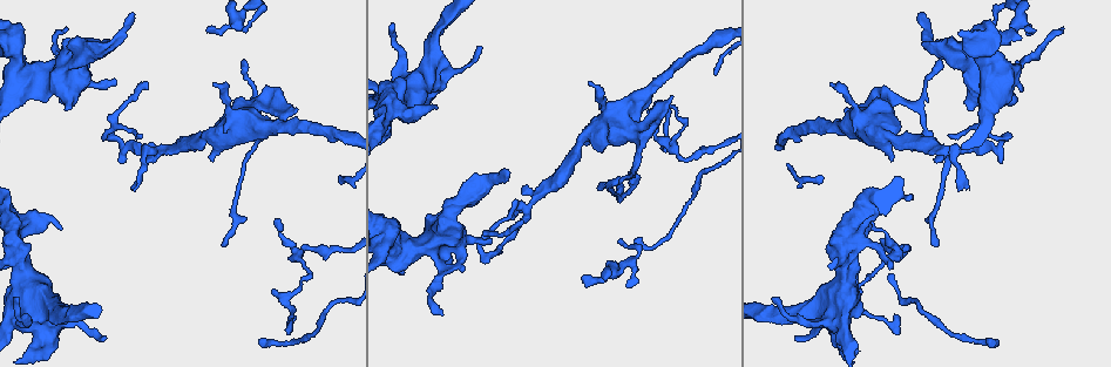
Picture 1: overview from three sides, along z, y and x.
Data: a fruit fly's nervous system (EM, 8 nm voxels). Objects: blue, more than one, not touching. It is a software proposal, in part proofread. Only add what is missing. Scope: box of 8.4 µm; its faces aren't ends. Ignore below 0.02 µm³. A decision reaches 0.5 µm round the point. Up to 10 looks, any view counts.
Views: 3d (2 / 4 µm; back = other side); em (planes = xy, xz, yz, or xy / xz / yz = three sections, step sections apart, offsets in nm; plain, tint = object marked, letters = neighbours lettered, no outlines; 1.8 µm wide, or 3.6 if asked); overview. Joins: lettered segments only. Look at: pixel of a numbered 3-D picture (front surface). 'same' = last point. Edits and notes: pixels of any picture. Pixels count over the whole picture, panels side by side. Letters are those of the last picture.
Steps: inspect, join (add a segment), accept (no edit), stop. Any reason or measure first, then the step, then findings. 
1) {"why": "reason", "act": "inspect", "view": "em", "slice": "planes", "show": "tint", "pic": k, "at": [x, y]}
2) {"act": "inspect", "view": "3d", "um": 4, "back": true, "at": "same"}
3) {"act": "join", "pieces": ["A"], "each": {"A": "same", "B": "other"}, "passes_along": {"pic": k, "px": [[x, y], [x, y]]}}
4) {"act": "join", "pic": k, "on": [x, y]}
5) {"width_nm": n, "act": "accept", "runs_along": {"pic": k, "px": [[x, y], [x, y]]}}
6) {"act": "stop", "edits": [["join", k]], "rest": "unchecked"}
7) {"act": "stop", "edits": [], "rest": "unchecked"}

{"why": "sharp bend", "act": "inspect", "view": "em", "um": 3.6, "slice": "yz", "step": 16, "show": "letters", "pic": 1, "at": [261, 103]}

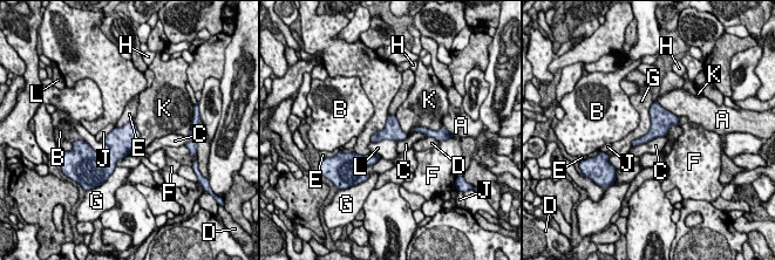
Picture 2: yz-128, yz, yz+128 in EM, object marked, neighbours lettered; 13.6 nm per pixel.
{"width_nm": 240, "act": "accept", "each": {"A": "other", "B": "other", "C": "other", "D": "other", "E": "other", "F": "other", "G": "other", "H": "other", "J": "other", "K": "other", "L": "other"}, "border": {"pic": 2, "px": [[653, 102], [650, 129], [632, 145]]}, "found": "none of them fits"}

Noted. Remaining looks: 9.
{"why": "branch stops here", "act": "inspect", "view": "em", "slice": "yz", "step": 4, "show": "tint", "pic": 1, "at": [134, 191]}

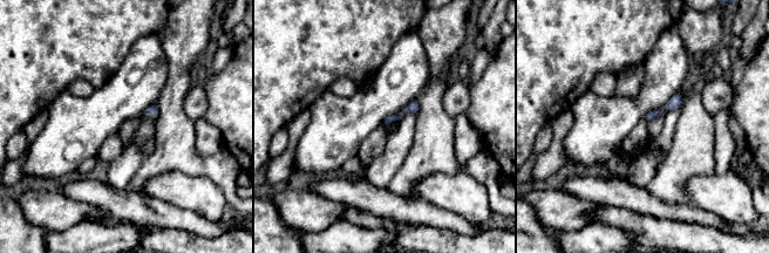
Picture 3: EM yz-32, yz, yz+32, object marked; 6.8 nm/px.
{"why": "cut it another way", "act": "inspect", "view": "em", "slice": "planes", "show": "letters", "at": "same"}

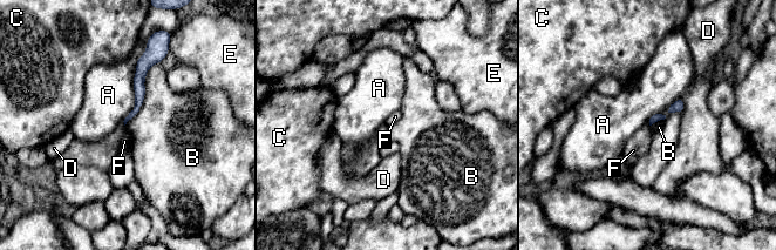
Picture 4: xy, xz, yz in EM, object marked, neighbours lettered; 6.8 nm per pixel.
{"act": "accept", "each": {"A": "other", "B": "other", "C": "other", "D": "other", "E": "other", "F": "other"}, "runs_along": {"pic": 4, "px": [[149, 60], [140, 74], [136, 108]]}, "found": "no lettered segment goes on from it"}

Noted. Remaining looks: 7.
{"why": "thin neck", "act": "inspect", "view": "3d", "um": 4, "pic": 1, "at": [681, 158]}

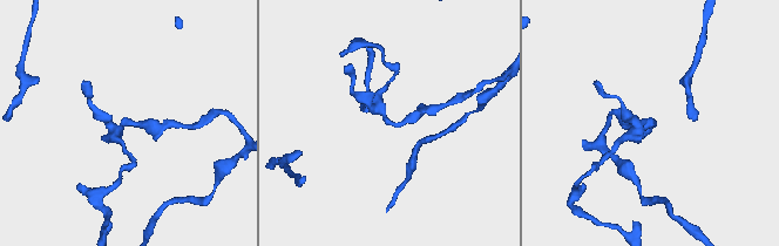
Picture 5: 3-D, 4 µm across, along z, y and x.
{"why": "now the EM", "act": "inspect", "view": "em", "slice": "planes", "show": "tint", "pic": 5, "at": [653, 124]}

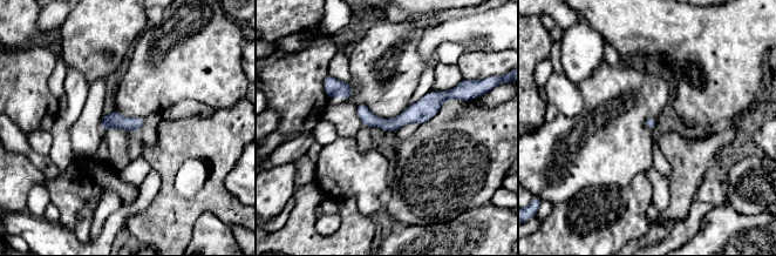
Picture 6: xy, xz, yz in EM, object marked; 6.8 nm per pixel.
{"why": "what lies round it", "act": "inspect", "view": "em", "slice": "planes", "show": "letters", "at": "same"}

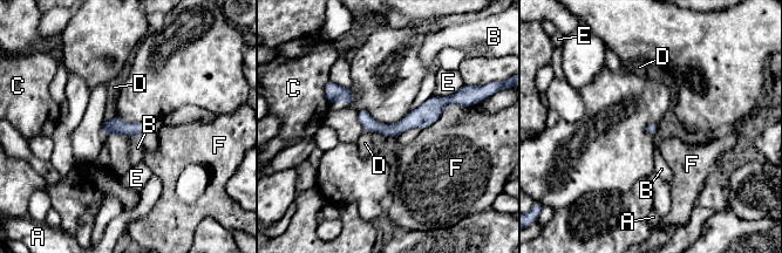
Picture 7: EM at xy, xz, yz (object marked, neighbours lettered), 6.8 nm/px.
{"act": "accept", "each": {"A": "other", "B": "other", "C": "other", "D": "other", "E": "other", "F": "other"}, "runs_along": {"pic": 7, "px": [[451, 101], [398, 129], [360, 116]]}, "found": "none of them fits"}

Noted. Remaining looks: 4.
{"why": "branch stops here", "act": "inspect", "view": "3d", "um": 2, "back": true, "pic": 1, "at": [401, 273]}

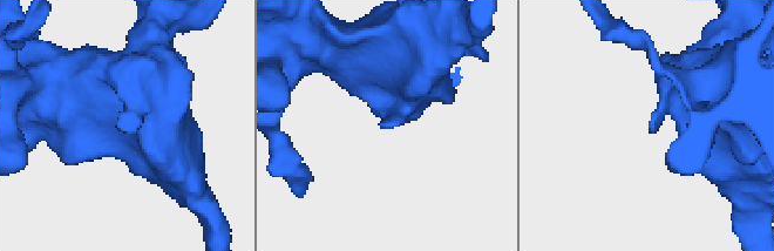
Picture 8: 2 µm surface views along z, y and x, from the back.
{"why": "now the EM", "act": "inspect", "view": "em", "slice": "xy", "step": 4, "show": "tint", "pic": 8, "at": [649, 131]}

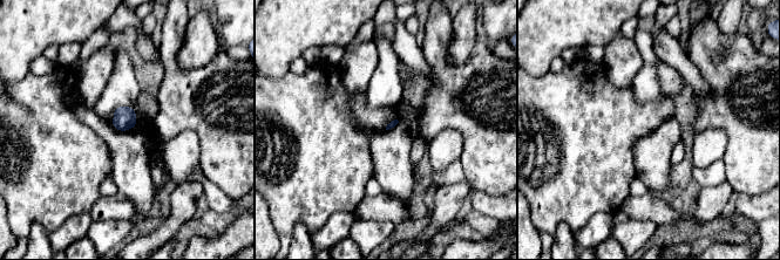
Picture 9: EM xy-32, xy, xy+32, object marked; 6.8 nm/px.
{"act": "inspect", "view": "em", "slice": "planes", "show": "letters", "at": "same"}

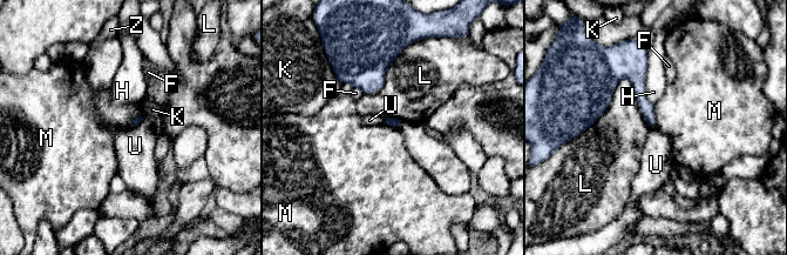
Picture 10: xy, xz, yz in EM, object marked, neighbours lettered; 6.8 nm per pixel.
{"longest_contact_nm": ["L", 550], "act": "accept", "each": {"F": "other", "H": "other", "K": "other", "L": "other", "M": "other", "U": "other", "Z": "other"}, "border": {"pic": 10, "px": [[653, 105], [653, 118], [657, 126]]}, "found": "no lettered segment goes on from it"}

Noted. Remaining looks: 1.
{"act": "stop", "edits": [], "rest": "unchecked"}

